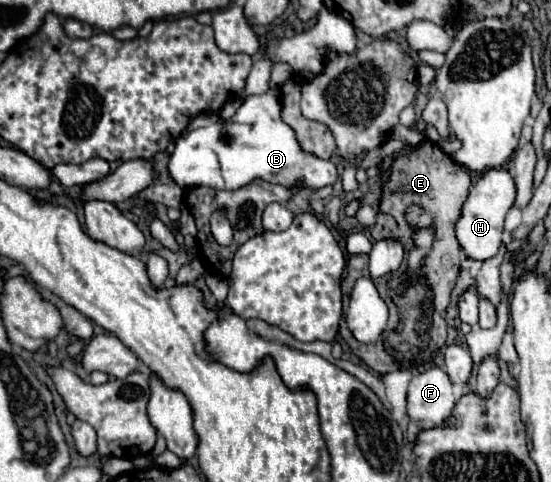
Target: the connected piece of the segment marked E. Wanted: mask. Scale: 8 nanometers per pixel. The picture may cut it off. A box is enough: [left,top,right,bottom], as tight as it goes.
[339,138,471,374]

